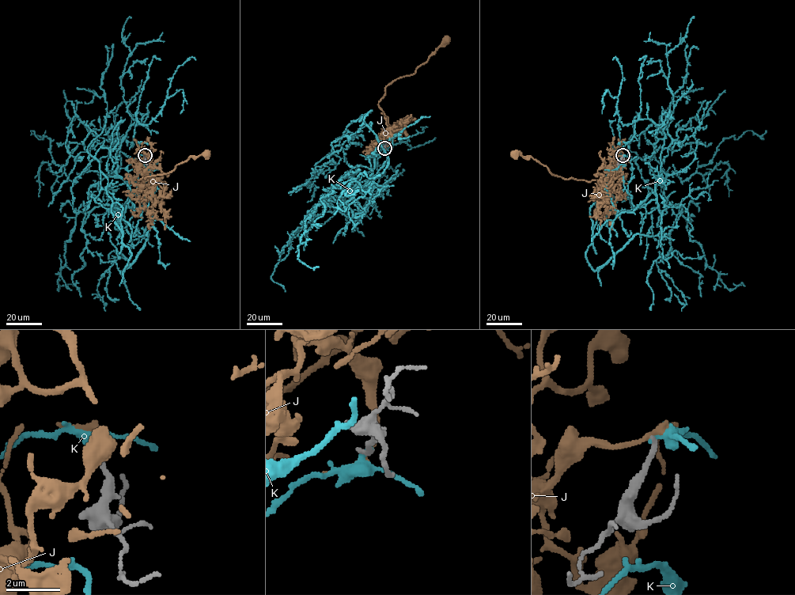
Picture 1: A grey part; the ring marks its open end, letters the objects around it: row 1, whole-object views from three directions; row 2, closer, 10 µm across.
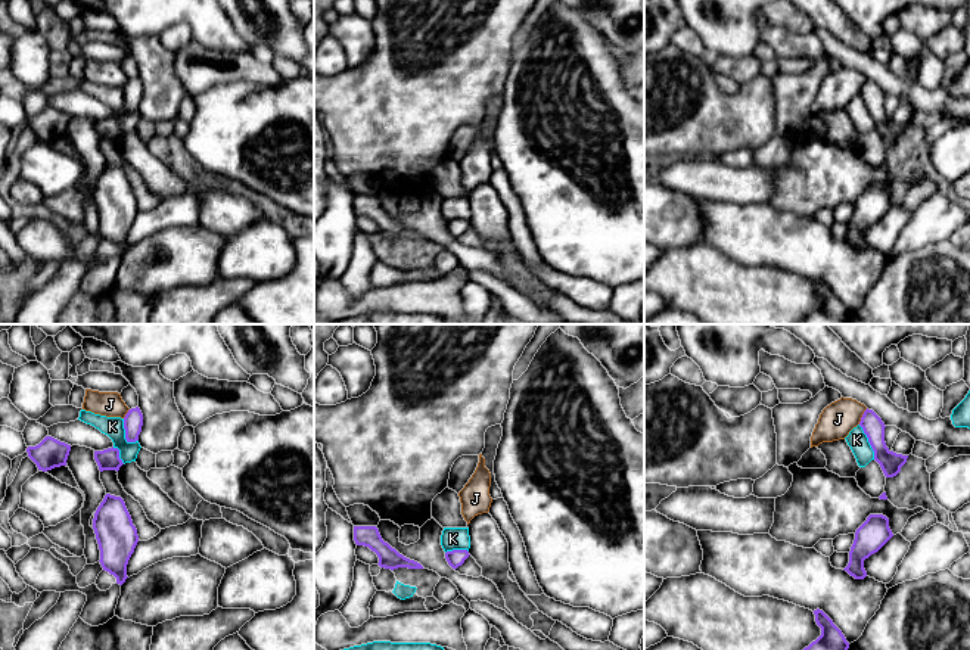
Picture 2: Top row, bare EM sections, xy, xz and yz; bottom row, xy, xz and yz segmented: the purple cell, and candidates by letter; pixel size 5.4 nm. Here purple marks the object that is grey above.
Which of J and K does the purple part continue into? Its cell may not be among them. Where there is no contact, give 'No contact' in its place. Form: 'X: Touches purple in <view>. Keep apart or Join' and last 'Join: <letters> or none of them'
J: Touches purple in yz. Keep apart
K: Touches purple in yz. Keep apart
Join: none of them

